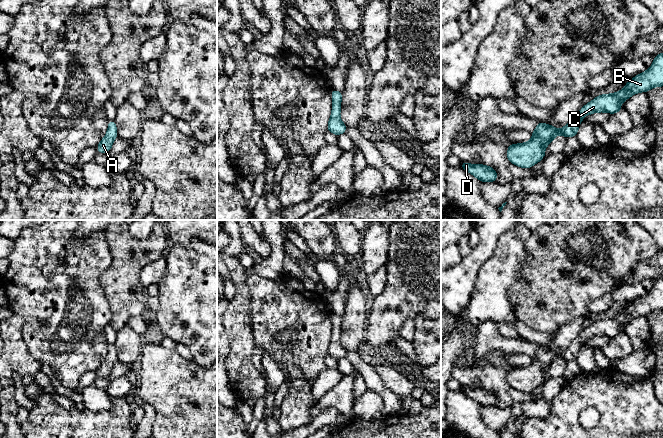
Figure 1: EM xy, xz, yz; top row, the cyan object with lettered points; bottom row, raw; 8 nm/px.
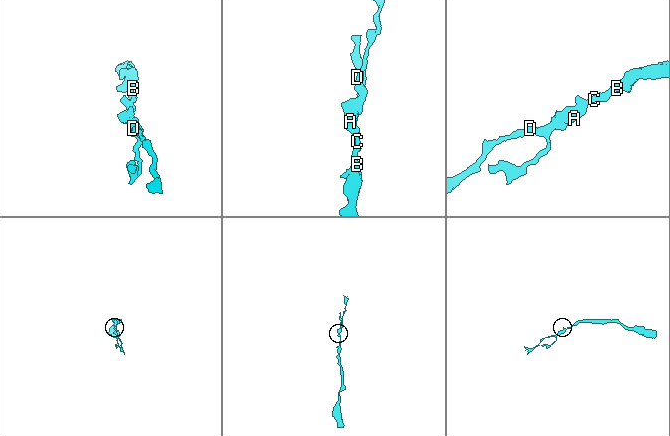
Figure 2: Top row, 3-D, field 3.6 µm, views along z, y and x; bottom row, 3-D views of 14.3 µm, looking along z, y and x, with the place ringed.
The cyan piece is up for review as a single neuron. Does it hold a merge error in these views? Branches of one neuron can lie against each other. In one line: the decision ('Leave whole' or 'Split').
Leave whole

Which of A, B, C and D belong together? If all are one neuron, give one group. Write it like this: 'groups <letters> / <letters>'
groups A B C D

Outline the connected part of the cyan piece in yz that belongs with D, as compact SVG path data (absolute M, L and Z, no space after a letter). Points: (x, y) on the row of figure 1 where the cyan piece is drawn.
M461 162L460 167L475 176L482 182L497 182L497 172L494 168L484 164L472 165L469 162Z

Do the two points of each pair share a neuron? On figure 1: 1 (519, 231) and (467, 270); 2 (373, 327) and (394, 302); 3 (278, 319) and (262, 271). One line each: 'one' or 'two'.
1: two
2: one
3: two

